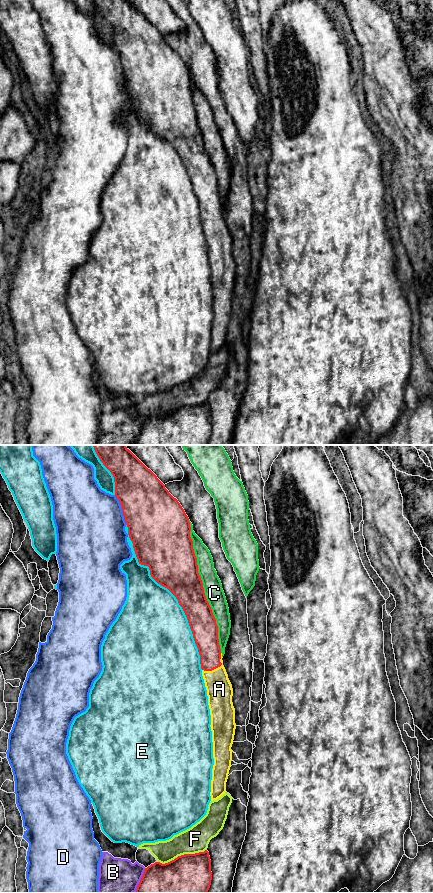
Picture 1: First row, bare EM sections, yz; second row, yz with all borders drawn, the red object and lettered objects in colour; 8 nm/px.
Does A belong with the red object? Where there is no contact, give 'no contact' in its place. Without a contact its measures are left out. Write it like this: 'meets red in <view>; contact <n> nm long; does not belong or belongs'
meets red in yz; contact 220 nm long; belongs

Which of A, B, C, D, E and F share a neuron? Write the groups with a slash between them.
A / B F / C / D / E

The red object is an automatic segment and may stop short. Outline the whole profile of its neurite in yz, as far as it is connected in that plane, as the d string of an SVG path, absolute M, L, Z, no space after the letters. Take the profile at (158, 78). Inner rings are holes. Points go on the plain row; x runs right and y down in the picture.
M94 0L94 2L114 29L115 48L120 54L128 87L139 116L148 118L151 129L176 149L187 169L198 200L211 267L214 317L210 348L212 353L217 352L226 344L226 334L231 319L231 299L236 281L235 261L232 255L232 237L223 218L218 178L198 125L197 110L190 89L189 70L165 37L129 1Z

